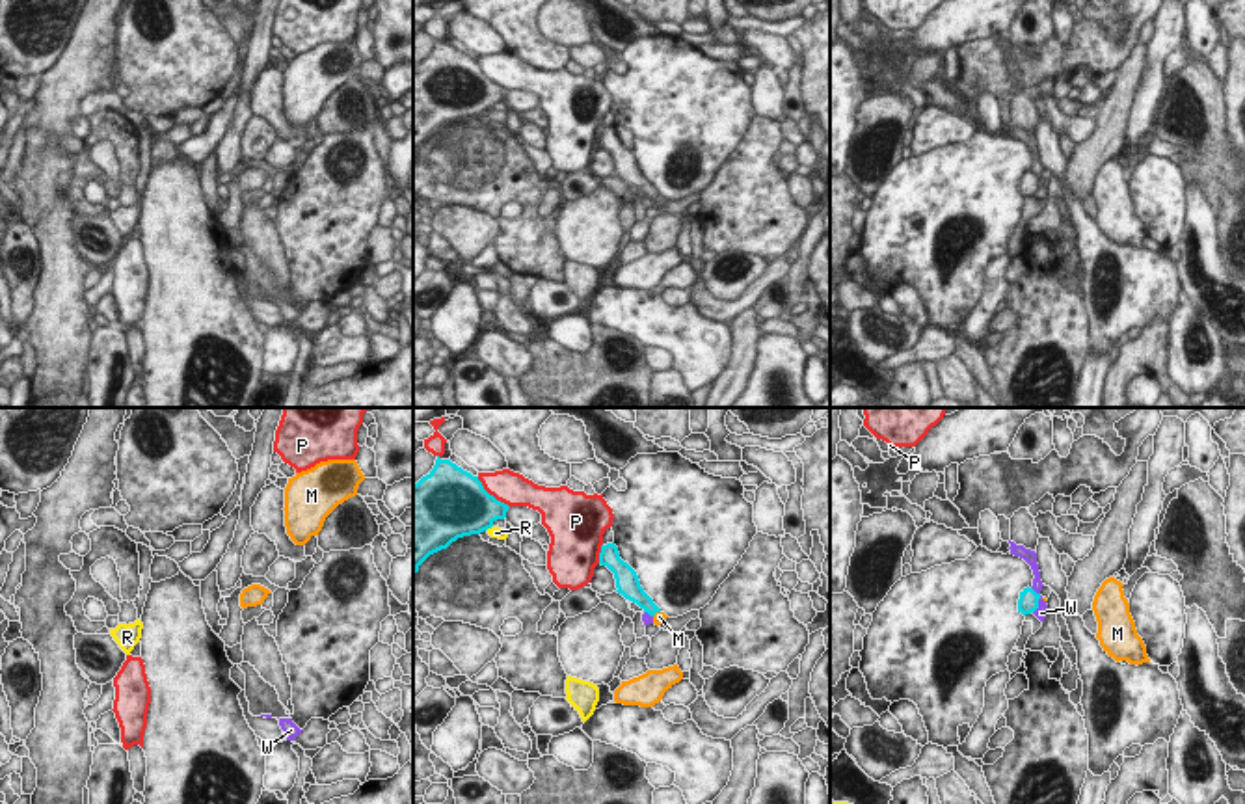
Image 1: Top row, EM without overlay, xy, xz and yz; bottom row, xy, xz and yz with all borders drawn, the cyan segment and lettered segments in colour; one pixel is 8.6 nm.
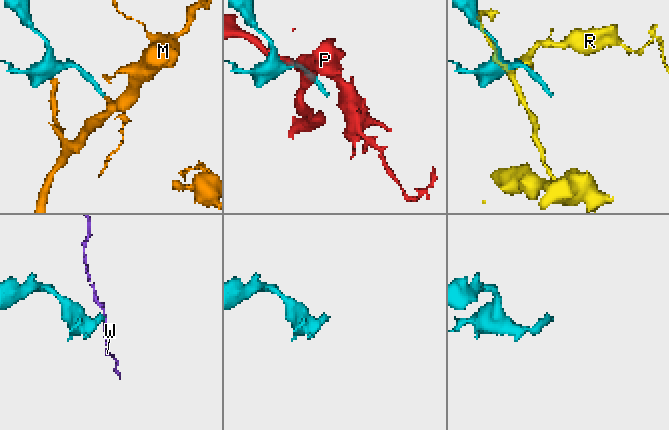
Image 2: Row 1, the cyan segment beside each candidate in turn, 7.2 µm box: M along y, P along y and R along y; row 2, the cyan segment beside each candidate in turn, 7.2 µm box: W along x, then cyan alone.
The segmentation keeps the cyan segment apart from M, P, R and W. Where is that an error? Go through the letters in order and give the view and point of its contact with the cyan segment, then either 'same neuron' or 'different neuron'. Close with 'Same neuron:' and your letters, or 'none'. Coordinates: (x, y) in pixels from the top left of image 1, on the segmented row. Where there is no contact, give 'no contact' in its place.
M: xz (654, 615) | same neuron
P: xz (492, 495) | different neuron
R: xz (488, 527) | different neuron
W: yz (1039, 598) | different neuron
Same neuron: M

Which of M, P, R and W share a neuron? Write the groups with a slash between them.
M / P / R / W

